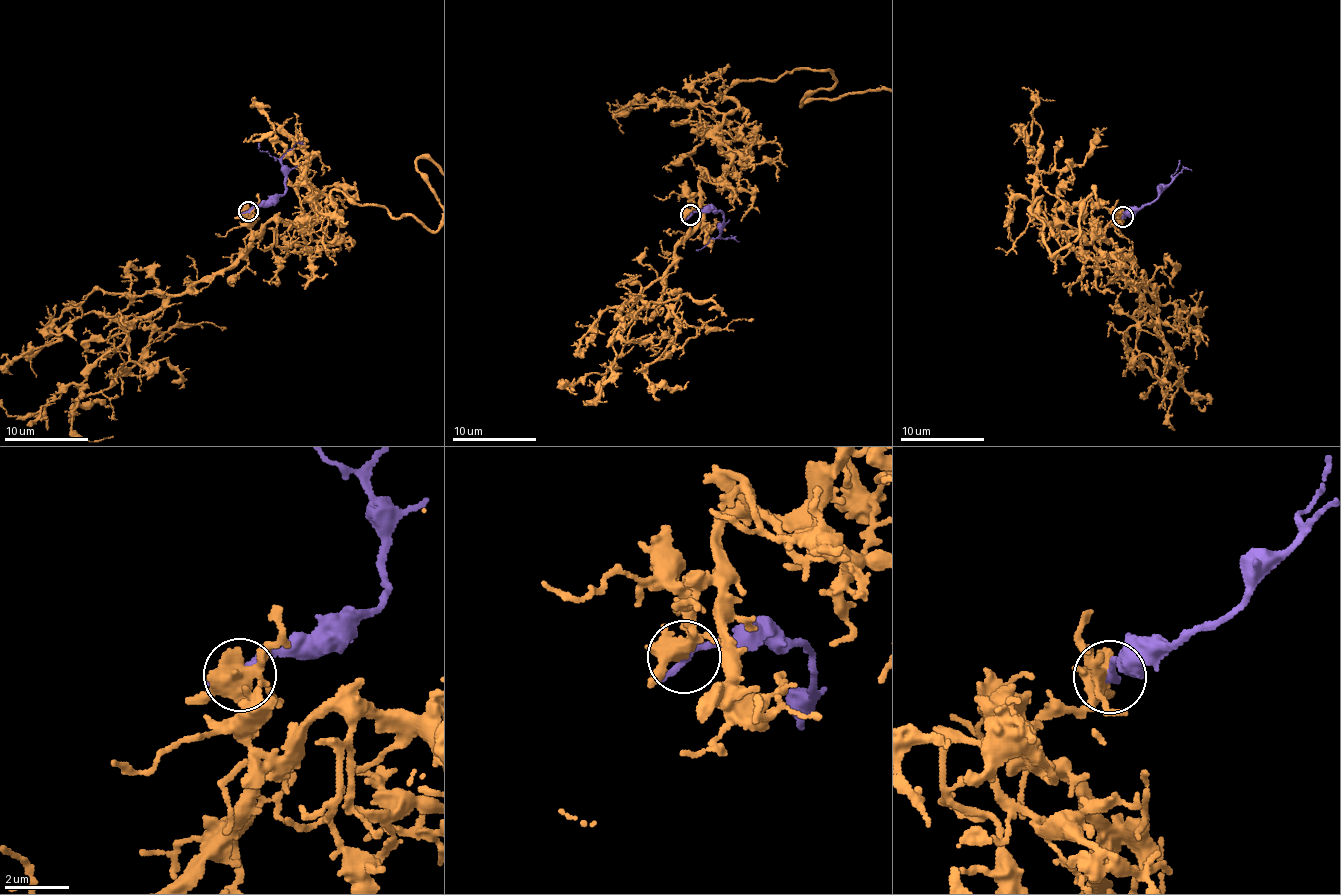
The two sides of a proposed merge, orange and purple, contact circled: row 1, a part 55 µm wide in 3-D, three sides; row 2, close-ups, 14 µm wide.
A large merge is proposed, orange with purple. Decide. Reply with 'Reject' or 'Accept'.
Reject

